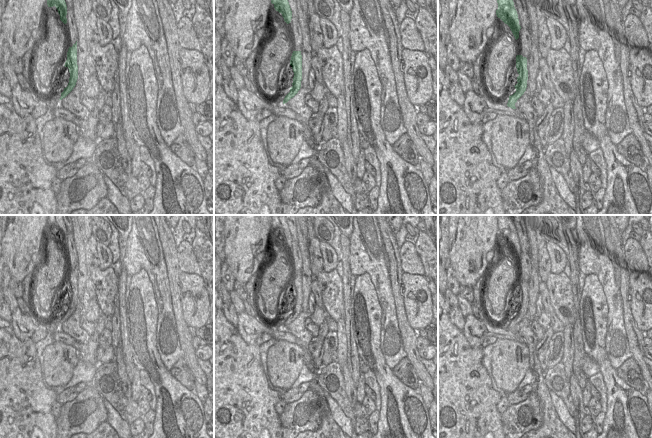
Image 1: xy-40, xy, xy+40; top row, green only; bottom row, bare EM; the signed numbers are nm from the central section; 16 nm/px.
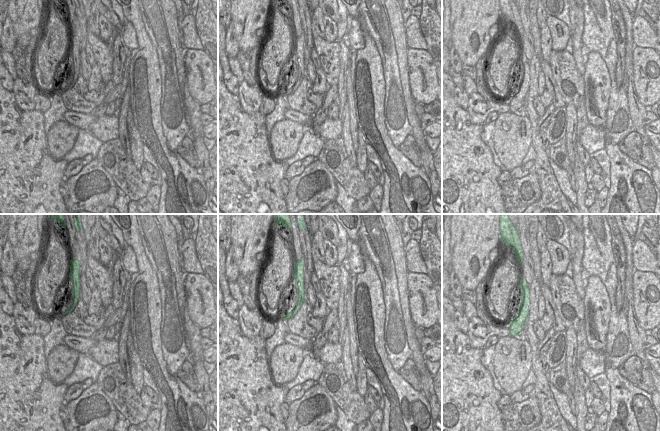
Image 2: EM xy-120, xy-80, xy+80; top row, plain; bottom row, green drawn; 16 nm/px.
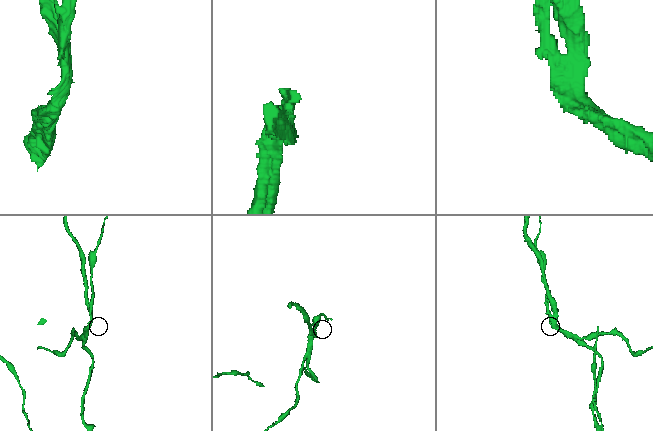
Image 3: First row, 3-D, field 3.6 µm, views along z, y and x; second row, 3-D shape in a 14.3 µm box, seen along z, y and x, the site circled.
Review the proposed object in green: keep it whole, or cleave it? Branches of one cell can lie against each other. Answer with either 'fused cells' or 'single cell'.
fused cells

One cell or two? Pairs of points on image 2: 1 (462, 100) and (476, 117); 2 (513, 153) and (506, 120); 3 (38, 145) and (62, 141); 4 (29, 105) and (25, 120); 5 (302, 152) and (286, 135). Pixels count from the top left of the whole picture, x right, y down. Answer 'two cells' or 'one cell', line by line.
1: two cells
2: one cell
3: two cells
4: two cells
5: two cells

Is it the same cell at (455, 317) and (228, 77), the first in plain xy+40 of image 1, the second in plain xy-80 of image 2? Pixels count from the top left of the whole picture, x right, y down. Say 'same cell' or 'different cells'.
same cell

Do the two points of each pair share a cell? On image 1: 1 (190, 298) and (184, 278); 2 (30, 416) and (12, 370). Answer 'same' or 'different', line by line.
1: same
2: same

